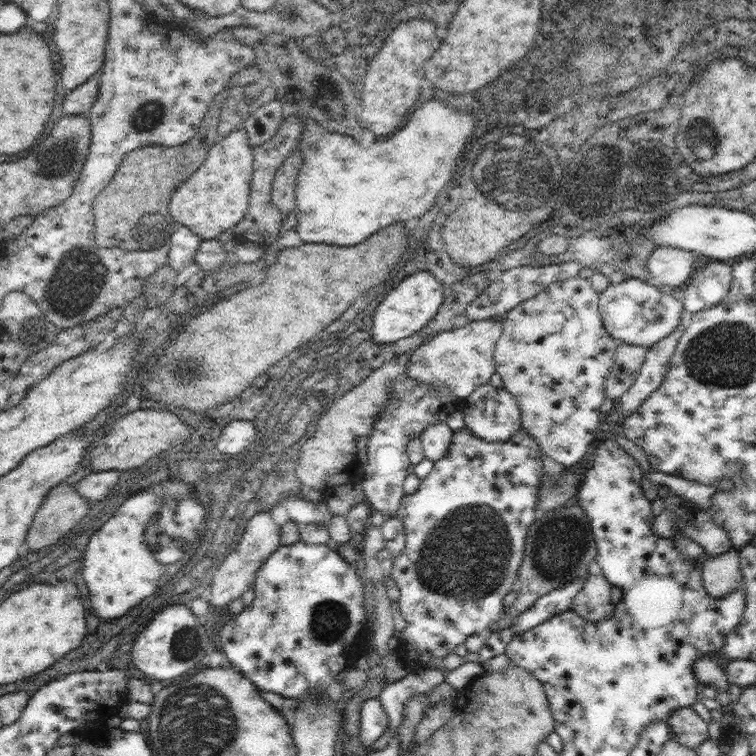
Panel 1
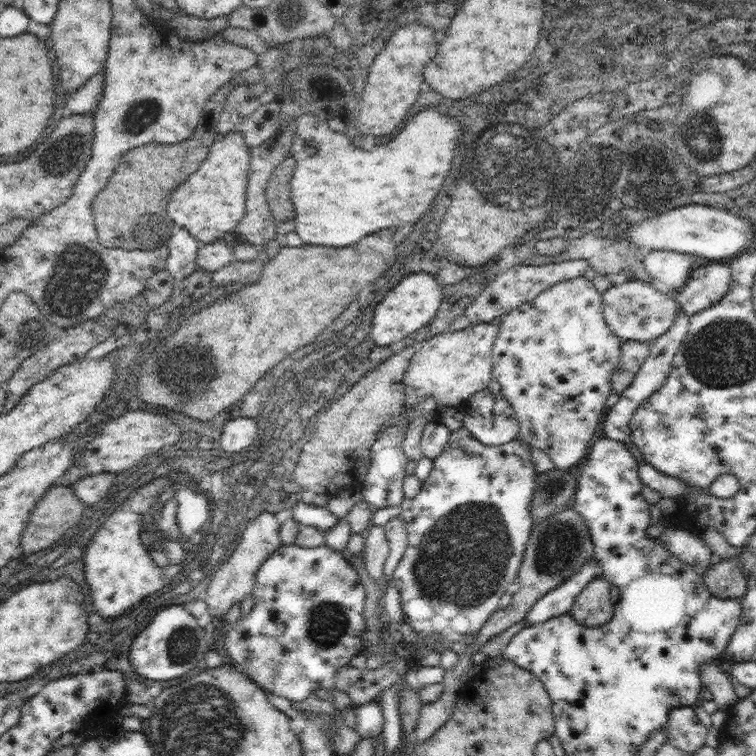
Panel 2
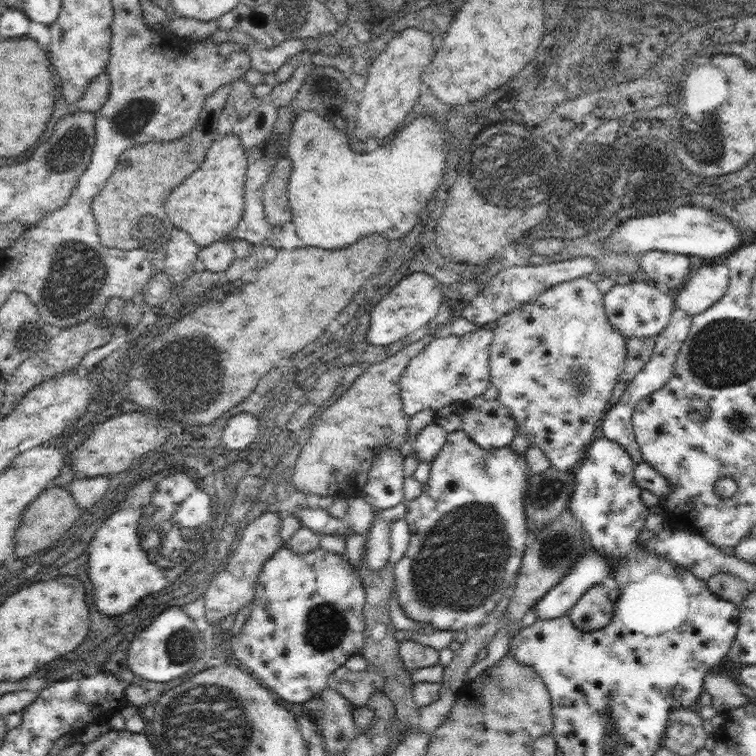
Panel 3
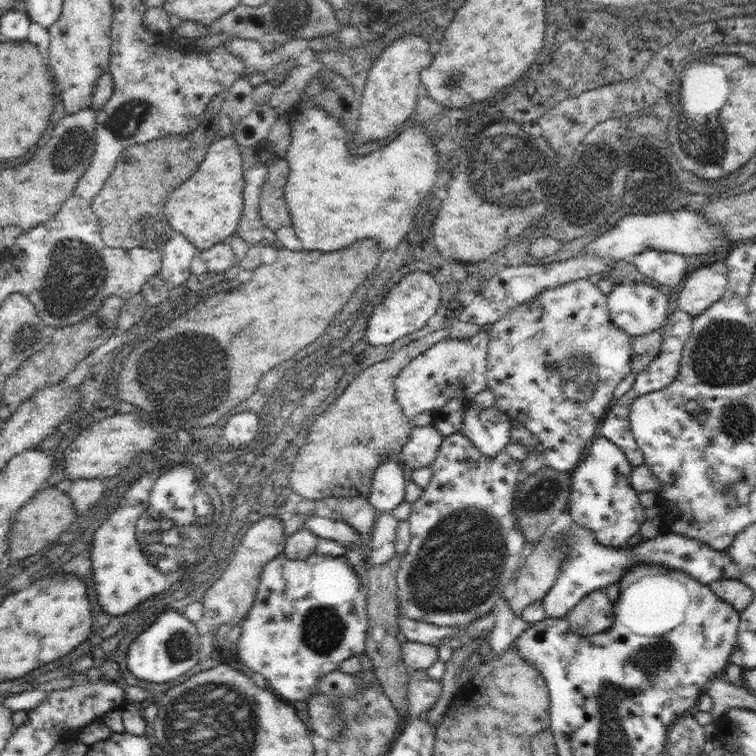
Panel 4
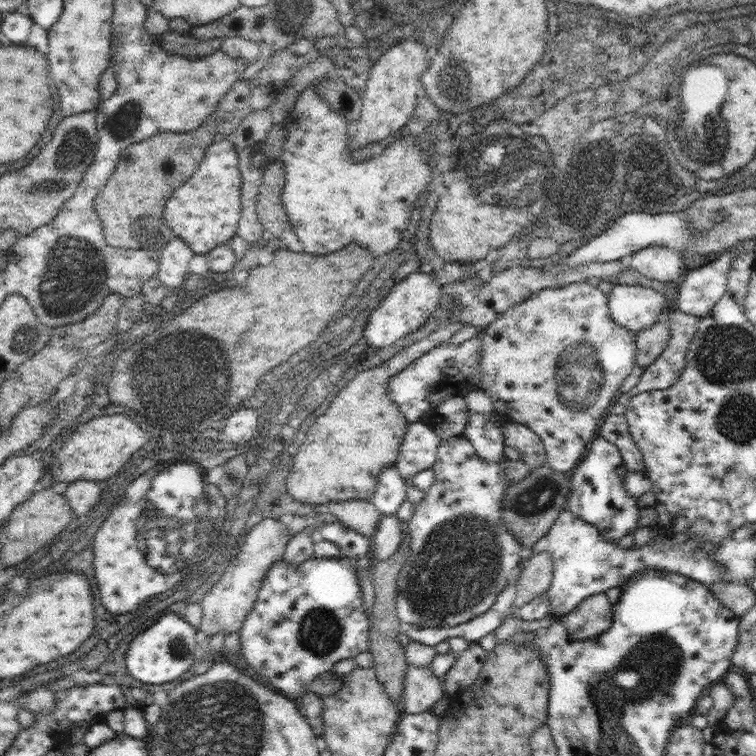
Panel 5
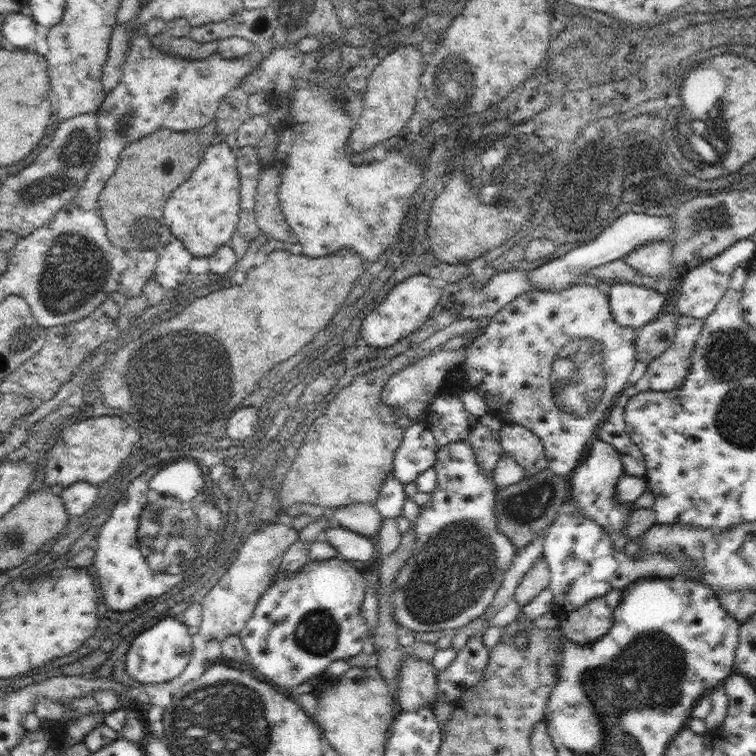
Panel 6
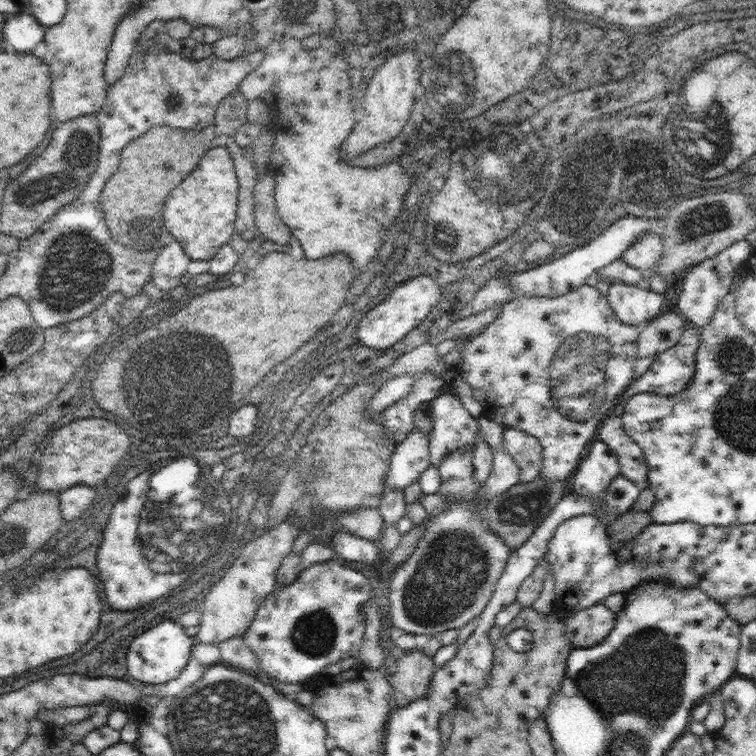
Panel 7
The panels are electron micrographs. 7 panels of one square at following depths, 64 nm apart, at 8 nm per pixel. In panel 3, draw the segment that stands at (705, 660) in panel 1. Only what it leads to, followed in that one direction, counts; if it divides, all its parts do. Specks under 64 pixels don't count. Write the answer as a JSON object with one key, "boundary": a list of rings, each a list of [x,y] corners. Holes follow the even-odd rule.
{"boundary":[[[710,672],[704,678],[703,691],[710,694],[713,706],[719,711],[718,713],[744,706],[749,700],[742,694],[738,681],[722,676],[718,672]]]}

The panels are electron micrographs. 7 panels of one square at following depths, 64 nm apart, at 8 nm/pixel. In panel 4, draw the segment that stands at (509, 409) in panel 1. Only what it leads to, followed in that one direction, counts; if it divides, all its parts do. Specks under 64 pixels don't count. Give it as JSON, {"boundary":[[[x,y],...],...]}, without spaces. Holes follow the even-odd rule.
{"boundary":[[[469,401],[460,431],[482,454],[496,456],[510,442],[512,422],[508,414],[496,405],[480,409]]]}

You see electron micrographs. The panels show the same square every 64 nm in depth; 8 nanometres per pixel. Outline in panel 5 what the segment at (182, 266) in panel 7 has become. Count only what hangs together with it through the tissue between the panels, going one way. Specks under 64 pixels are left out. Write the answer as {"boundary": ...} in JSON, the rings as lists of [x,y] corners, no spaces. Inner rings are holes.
{"boundary":[[[177,235],[162,248],[156,277],[168,292],[178,290],[189,277],[189,262],[195,252]]]}

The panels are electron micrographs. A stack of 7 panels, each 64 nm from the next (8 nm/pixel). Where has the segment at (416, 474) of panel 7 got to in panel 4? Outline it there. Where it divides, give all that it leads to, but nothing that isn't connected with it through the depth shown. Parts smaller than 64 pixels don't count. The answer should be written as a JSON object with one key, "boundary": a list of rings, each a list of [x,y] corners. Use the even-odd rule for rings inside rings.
{"boundary":[[[433,425],[413,426],[408,442],[402,447],[401,462],[403,468],[408,464],[413,471],[430,467],[437,457],[443,436]]]}

